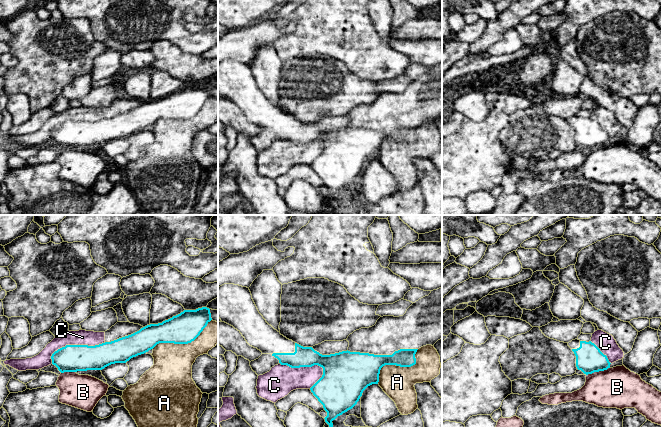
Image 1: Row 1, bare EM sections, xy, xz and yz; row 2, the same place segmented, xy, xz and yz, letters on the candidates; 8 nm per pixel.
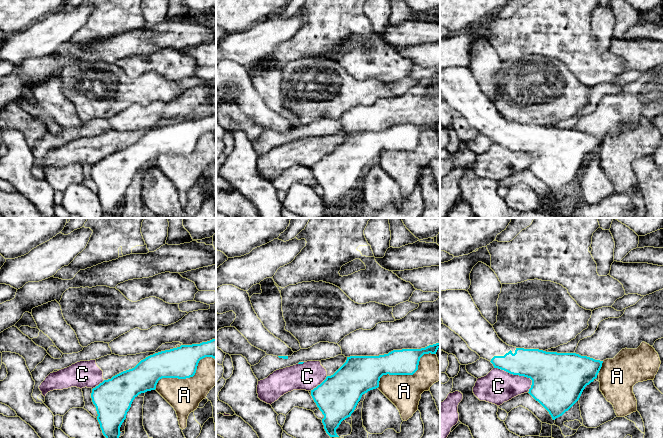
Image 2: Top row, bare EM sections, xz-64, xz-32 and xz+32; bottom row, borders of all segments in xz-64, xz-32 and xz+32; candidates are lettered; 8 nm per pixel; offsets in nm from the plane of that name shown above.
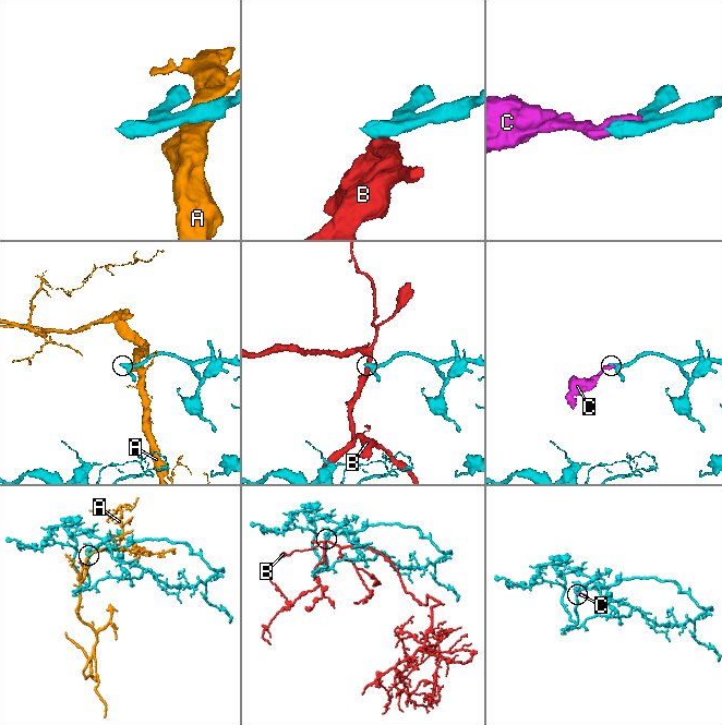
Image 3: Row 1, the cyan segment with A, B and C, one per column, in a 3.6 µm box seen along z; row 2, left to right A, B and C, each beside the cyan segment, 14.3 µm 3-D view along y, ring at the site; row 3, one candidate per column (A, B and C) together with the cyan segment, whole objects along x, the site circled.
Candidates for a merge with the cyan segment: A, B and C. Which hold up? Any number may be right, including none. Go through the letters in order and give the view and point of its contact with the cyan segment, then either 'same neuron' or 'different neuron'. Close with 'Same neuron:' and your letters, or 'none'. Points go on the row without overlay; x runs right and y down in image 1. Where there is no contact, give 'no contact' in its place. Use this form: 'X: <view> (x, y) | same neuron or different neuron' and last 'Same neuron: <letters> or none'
A: xz (397, 141) | different neuron
B: yz (597, 147) | different neuron
C: xz (304, 142) | different neuron
Same neuron: none

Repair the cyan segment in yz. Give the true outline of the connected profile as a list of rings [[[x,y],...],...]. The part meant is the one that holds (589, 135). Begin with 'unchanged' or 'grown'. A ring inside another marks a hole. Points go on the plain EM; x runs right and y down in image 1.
grown | [[[572,116],[568,119],[576,132],[576,143],[584,150],[604,147],[610,144],[610,138],[606,131],[591,117]]]

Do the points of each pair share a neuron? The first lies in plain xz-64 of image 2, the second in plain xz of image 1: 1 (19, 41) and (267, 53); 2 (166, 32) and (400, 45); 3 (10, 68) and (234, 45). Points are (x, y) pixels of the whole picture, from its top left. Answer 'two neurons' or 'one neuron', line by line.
1: two neurons
2: two neurons
3: two neurons

